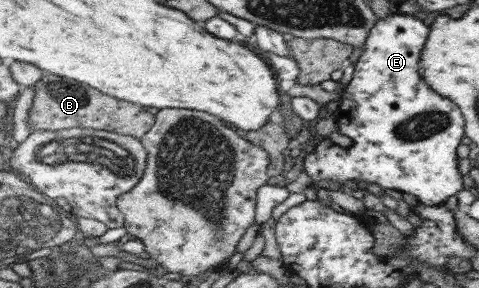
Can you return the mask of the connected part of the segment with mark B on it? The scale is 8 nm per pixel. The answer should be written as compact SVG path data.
M46 73L34 86L34 101L28 113L28 128L32 132L58 132L68 129L90 129L110 133L142 137L152 128L155 115L140 105L116 100L88 85L72 83L64 77Z

